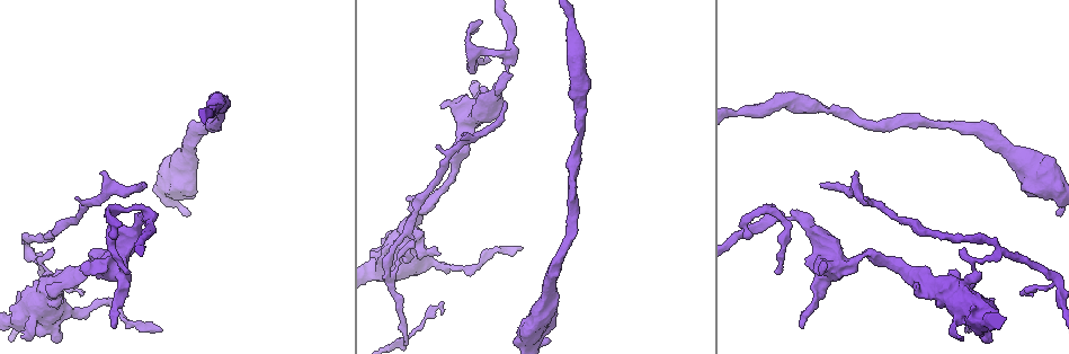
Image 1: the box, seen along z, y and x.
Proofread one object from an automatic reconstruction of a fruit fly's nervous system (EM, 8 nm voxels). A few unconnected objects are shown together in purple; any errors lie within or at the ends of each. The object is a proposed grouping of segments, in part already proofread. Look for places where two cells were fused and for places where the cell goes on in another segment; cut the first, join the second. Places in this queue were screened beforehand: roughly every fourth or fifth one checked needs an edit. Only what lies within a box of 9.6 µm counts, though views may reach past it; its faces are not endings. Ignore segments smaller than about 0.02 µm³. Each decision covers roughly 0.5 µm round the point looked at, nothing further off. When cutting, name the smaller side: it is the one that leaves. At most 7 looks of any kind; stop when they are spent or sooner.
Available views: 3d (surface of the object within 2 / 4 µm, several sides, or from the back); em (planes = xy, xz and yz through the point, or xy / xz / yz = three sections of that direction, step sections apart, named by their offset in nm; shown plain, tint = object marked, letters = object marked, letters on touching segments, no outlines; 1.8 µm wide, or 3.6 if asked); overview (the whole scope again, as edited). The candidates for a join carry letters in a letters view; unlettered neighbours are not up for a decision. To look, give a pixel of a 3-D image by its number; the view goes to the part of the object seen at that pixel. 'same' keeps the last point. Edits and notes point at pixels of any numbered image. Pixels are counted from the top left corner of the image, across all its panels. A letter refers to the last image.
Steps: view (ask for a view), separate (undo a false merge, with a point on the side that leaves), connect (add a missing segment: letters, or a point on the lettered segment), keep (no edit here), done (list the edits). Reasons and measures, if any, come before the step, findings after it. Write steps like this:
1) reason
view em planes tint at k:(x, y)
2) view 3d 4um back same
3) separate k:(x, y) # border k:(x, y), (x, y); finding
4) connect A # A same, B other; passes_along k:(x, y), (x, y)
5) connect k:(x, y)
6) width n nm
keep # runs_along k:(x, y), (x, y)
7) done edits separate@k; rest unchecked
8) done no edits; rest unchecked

an open end
view 3d 2um at 1:(82, 294)

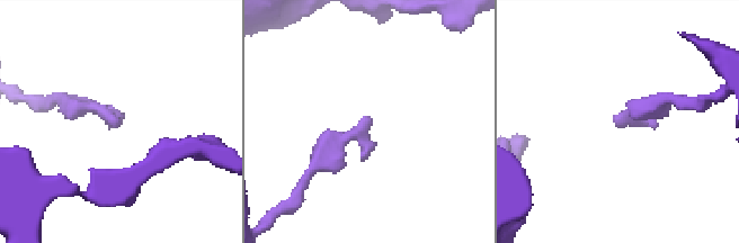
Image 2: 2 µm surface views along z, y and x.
shape alone is not enough
view em xy step 4 letters at 2:(654, 122)

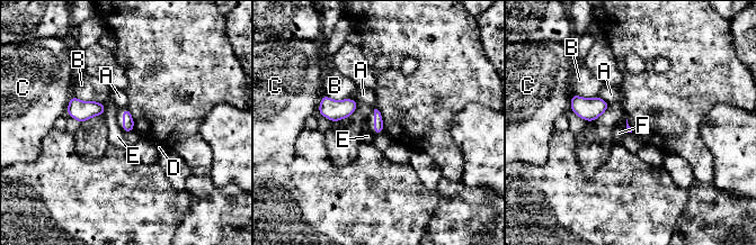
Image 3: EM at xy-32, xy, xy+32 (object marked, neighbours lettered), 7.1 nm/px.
keep # A other, B other, C other, D other, E other, F other; border 3:(103, 103), (104, 114); none of them fits

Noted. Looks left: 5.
an open end
view em xz step 16 letters at 1:(195, 193)

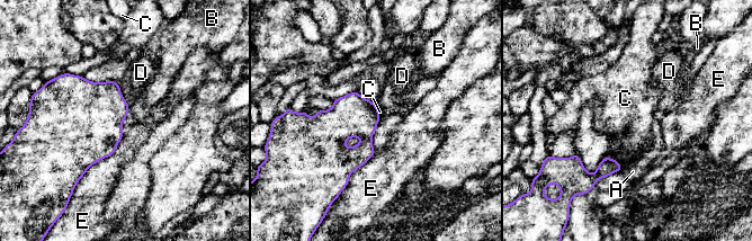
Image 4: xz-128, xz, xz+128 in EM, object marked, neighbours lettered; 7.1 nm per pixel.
cut it another way
view em xy step 8 letters same

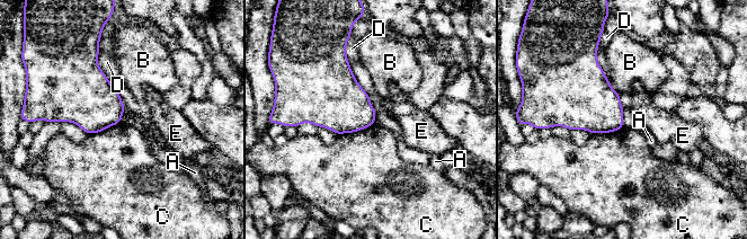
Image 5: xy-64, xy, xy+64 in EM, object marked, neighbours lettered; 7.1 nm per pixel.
width 280 nm
keep # A other, B other, C other, D other, E other; border 5:(374, 122), (361, 130), (338, 134); no lettered segment goes on from it

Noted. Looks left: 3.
view em xz step 16 letters at 1:(407, 258)

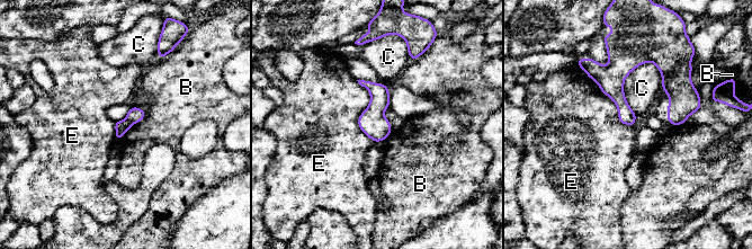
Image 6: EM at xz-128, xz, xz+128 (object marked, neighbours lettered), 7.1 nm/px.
separate 6:(135, 115) # B other, C other, E other; border 6:(125, 118), (133, 123); a second cell is stuck on

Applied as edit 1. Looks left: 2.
done edits separate@6; rest unchecked

